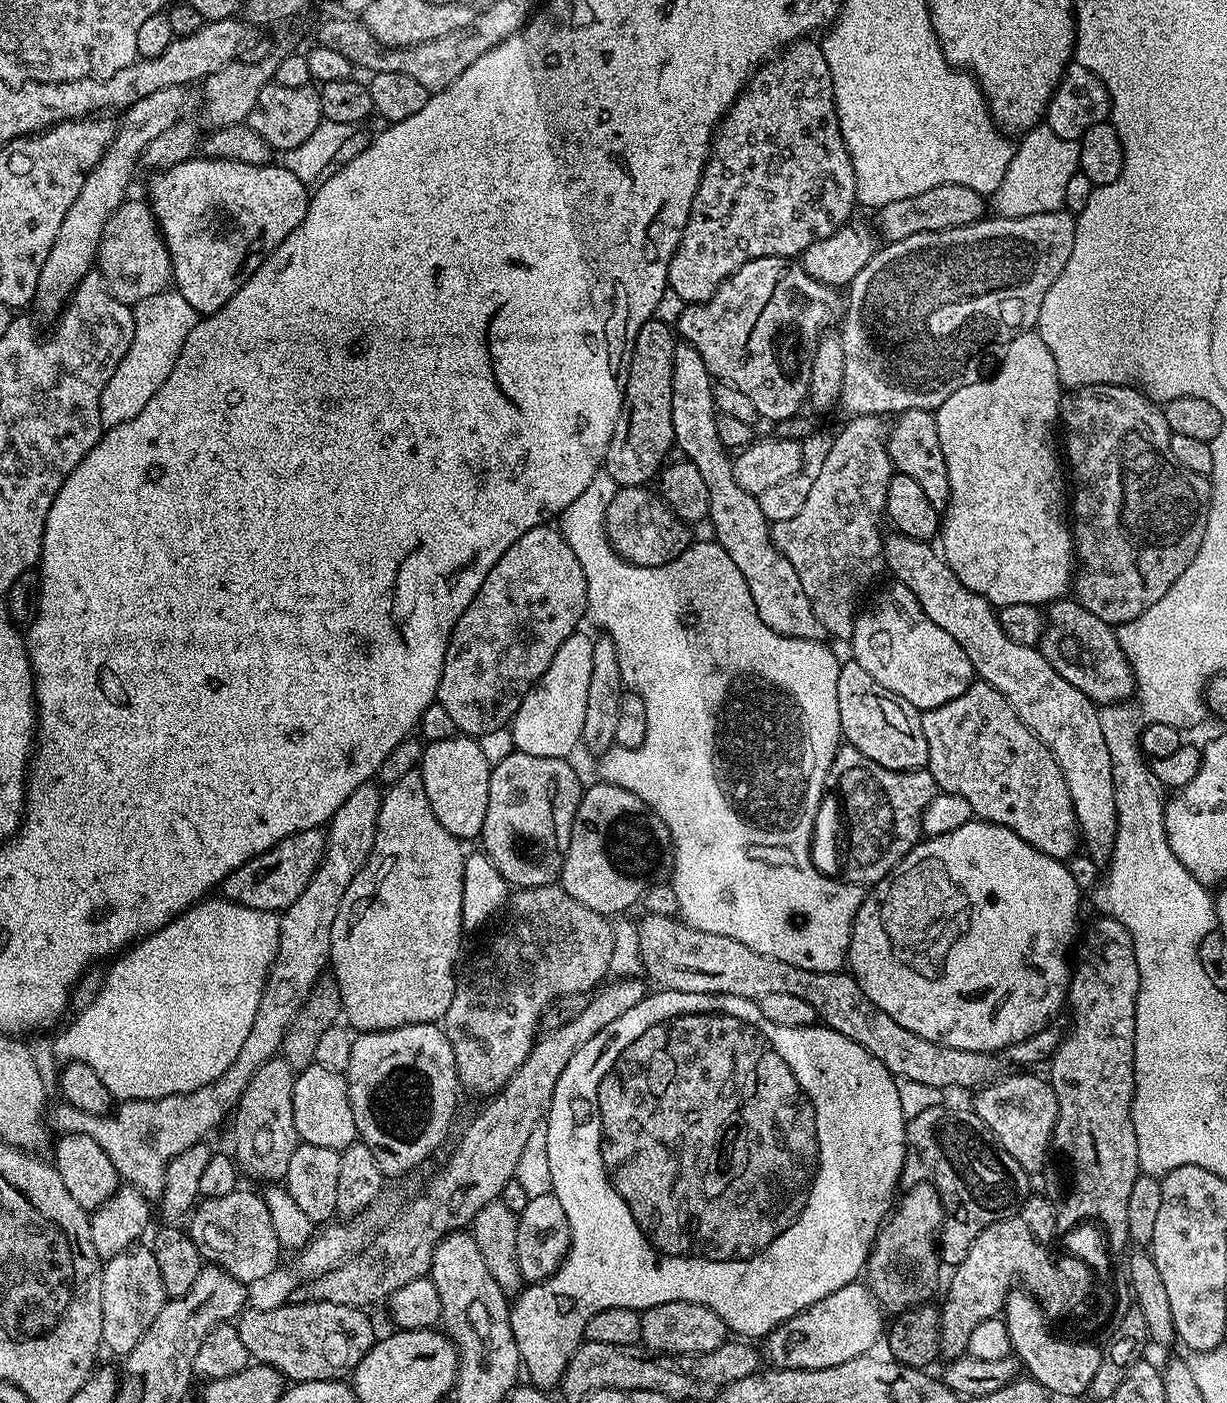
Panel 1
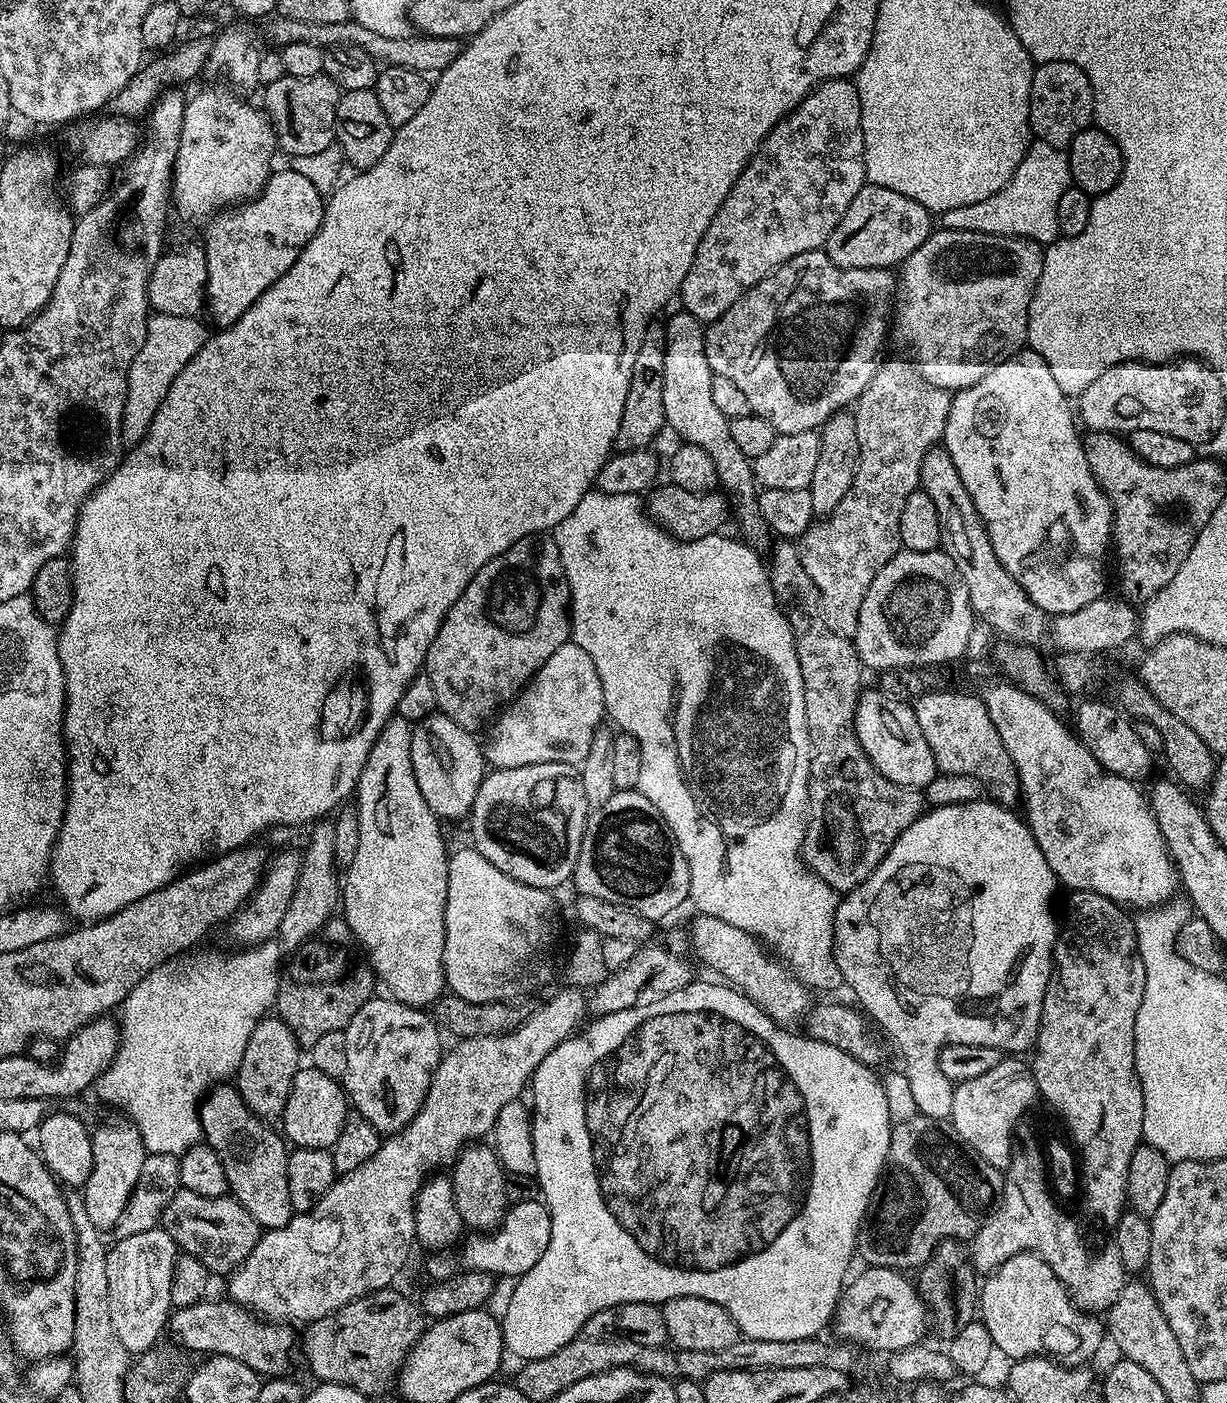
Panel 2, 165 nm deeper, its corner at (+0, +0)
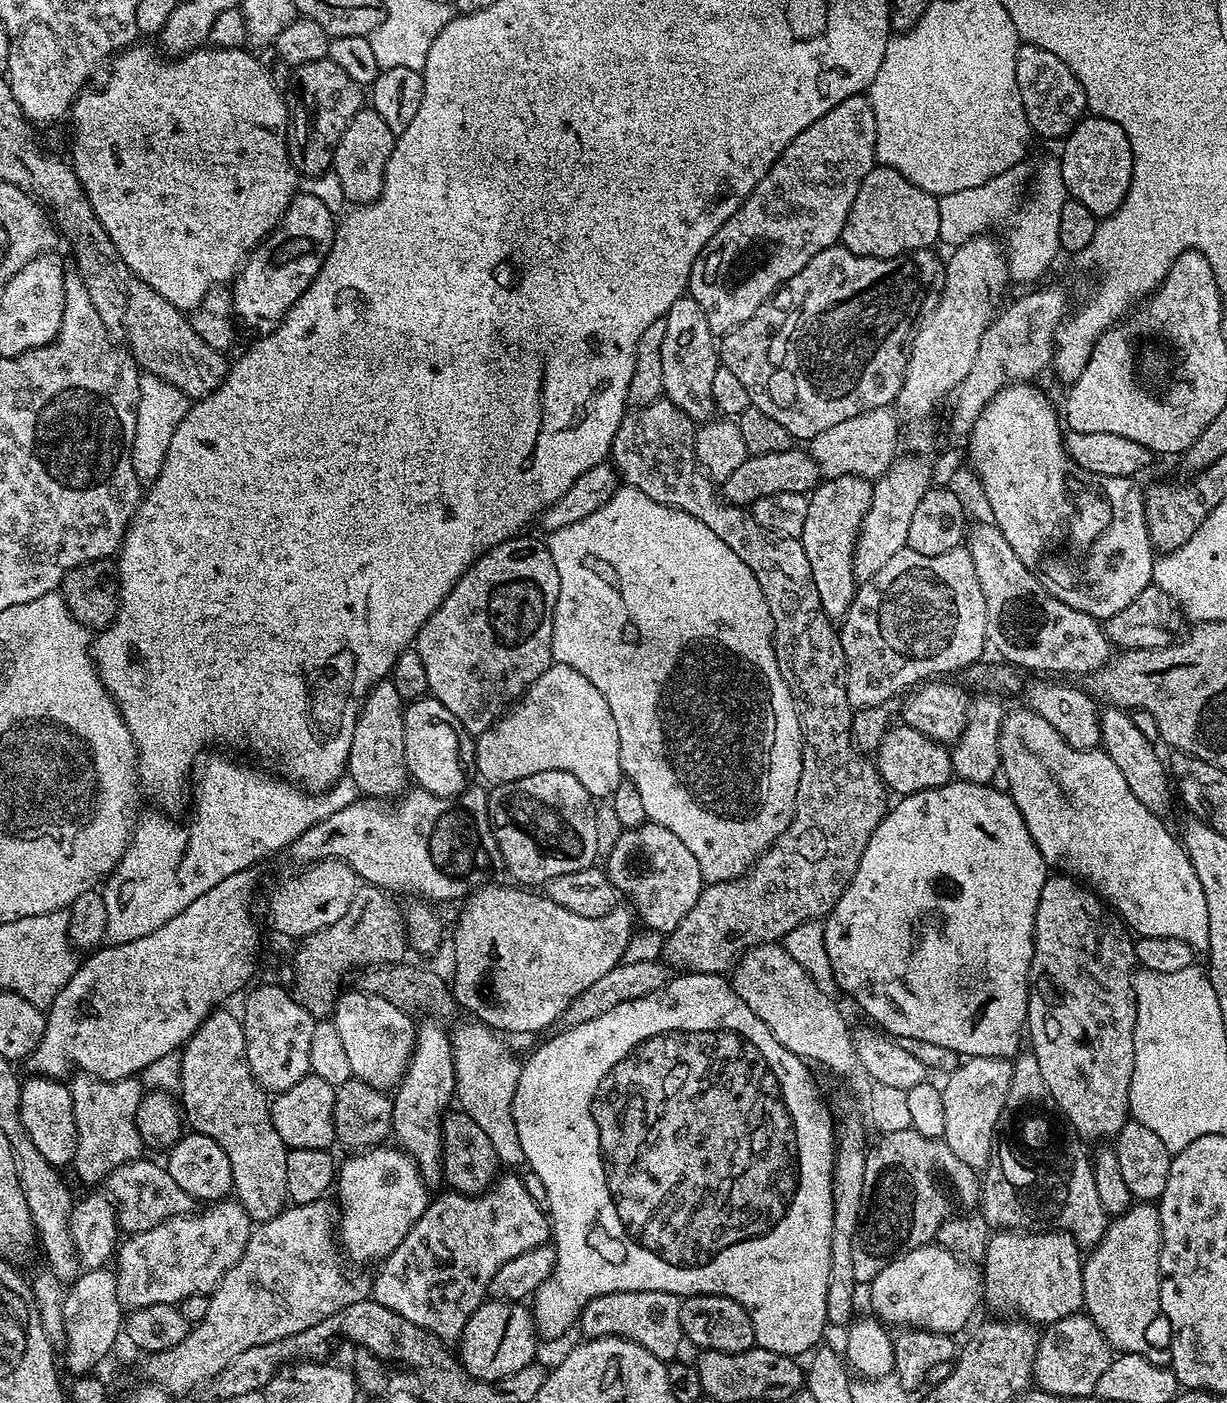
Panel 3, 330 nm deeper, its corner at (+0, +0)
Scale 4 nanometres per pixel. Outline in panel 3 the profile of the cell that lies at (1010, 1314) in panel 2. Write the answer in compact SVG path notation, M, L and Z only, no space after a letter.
M1063 1230L997 1231L989 1235L982 1261L982 1296L996 1311L993 1313L1015 1314L1037 1326L1047 1326L1058 1318L1079 1312L1084 1306L1082 1249L1075 1238Z

